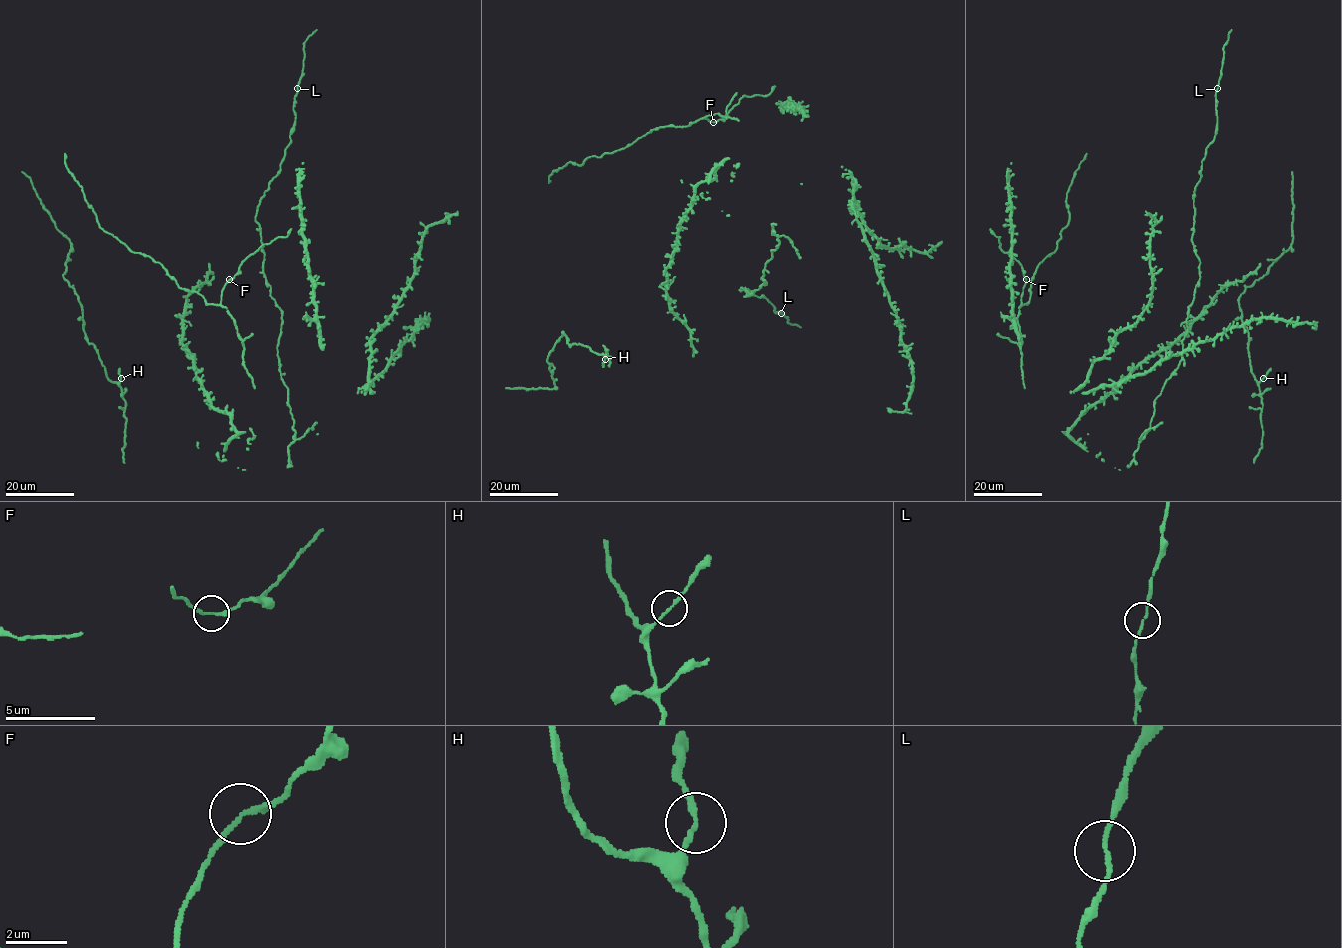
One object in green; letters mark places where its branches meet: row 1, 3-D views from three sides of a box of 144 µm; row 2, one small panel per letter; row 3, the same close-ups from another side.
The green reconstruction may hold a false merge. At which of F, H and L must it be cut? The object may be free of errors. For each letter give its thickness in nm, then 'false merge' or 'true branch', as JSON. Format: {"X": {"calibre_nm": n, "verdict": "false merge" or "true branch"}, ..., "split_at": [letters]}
{"F": {"calibre_nm": 150, "verdict": "true branch"}, "H": {"calibre_nm": 150, "verdict": "true branch"}, "L": {"calibre_nm": 120, "verdict": "true branch"}, "split_at": []}

